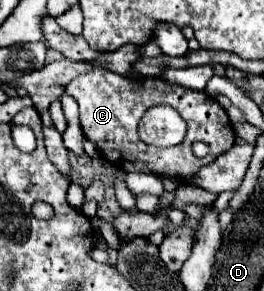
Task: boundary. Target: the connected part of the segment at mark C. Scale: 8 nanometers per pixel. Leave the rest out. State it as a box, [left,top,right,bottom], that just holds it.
[65,69,235,181]

